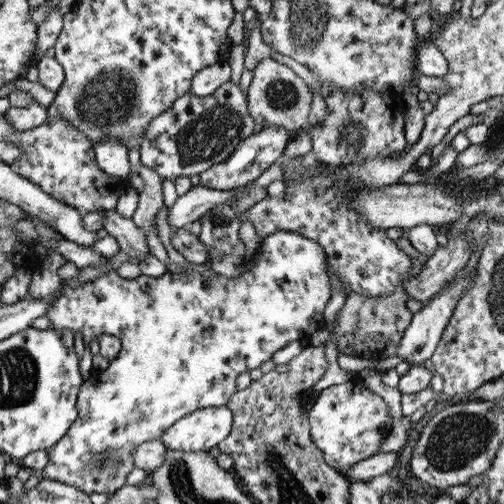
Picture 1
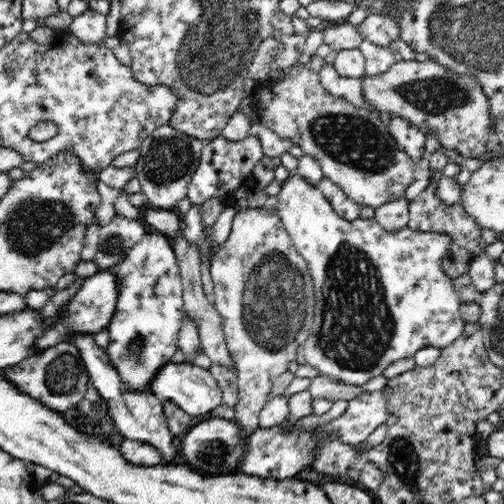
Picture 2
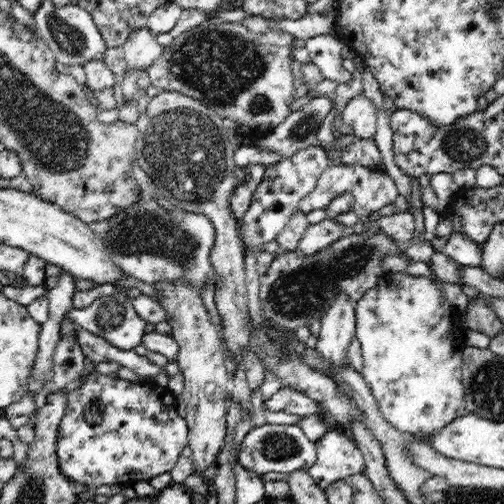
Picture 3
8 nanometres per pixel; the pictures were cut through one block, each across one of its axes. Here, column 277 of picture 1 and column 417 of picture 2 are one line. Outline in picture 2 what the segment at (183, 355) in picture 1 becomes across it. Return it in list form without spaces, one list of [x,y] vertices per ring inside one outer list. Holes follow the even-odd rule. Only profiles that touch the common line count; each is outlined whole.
[[[290,172],[288,174],[288,178],[282,182],[282,188],[280,188],[280,192],[276,196],[278,196],[276,210],[278,210],[280,218],[282,218],[282,226],[284,226],[286,234],[290,236],[290,240],[294,242],[296,250],[308,262],[308,270],[310,270],[310,276],[312,276],[312,282],[314,282],[314,290],[316,290],[316,318],[314,318],[312,332],[304,340],[304,346],[302,346],[306,364],[318,368],[324,376],[330,376],[336,382],[350,384],[350,386],[356,386],[356,384],[362,386],[368,380],[372,380],[376,376],[382,376],[382,370],[388,368],[390,362],[394,362],[398,358],[414,356],[416,350],[420,350],[420,348],[434,346],[436,350],[444,350],[444,348],[448,348],[454,340],[458,340],[464,334],[466,320],[462,320],[462,314],[460,314],[460,306],[462,306],[460,296],[456,292],[454,280],[450,276],[446,276],[446,272],[442,270],[442,262],[444,262],[444,258],[448,256],[448,252],[452,248],[452,240],[454,240],[452,234],[448,234],[448,232],[418,232],[418,230],[410,230],[410,228],[400,228],[400,230],[390,230],[388,232],[374,218],[372,220],[356,218],[356,220],[350,222],[350,220],[342,218],[340,214],[336,214],[336,210],[332,208],[332,204],[328,202],[328,198],[322,194],[322,190],[318,188],[318,184],[314,186],[312,182],[308,182],[306,178],[302,178],[298,172]]]

